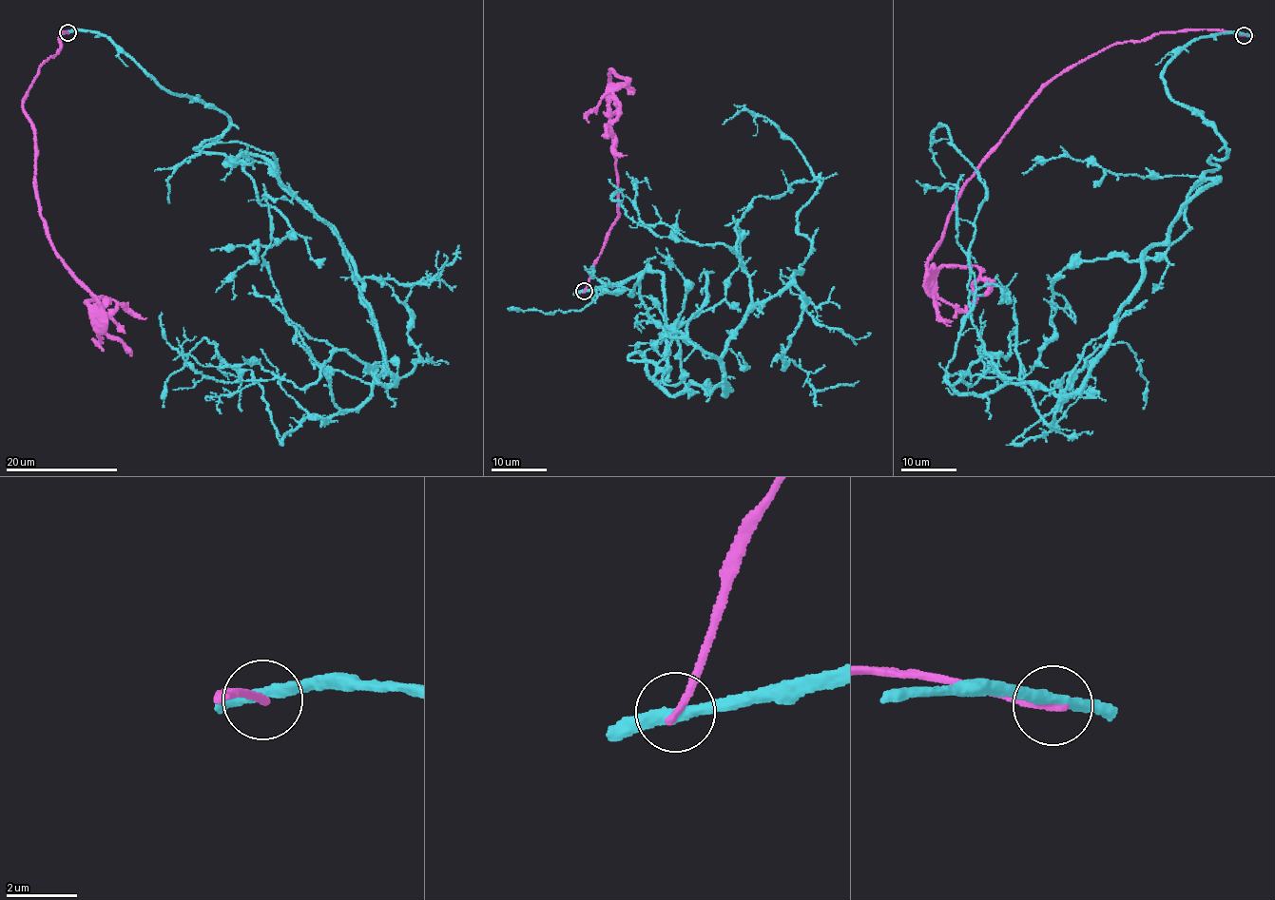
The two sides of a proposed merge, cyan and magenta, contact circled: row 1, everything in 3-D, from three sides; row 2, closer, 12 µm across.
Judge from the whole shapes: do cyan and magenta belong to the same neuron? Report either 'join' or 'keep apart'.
keep apart

